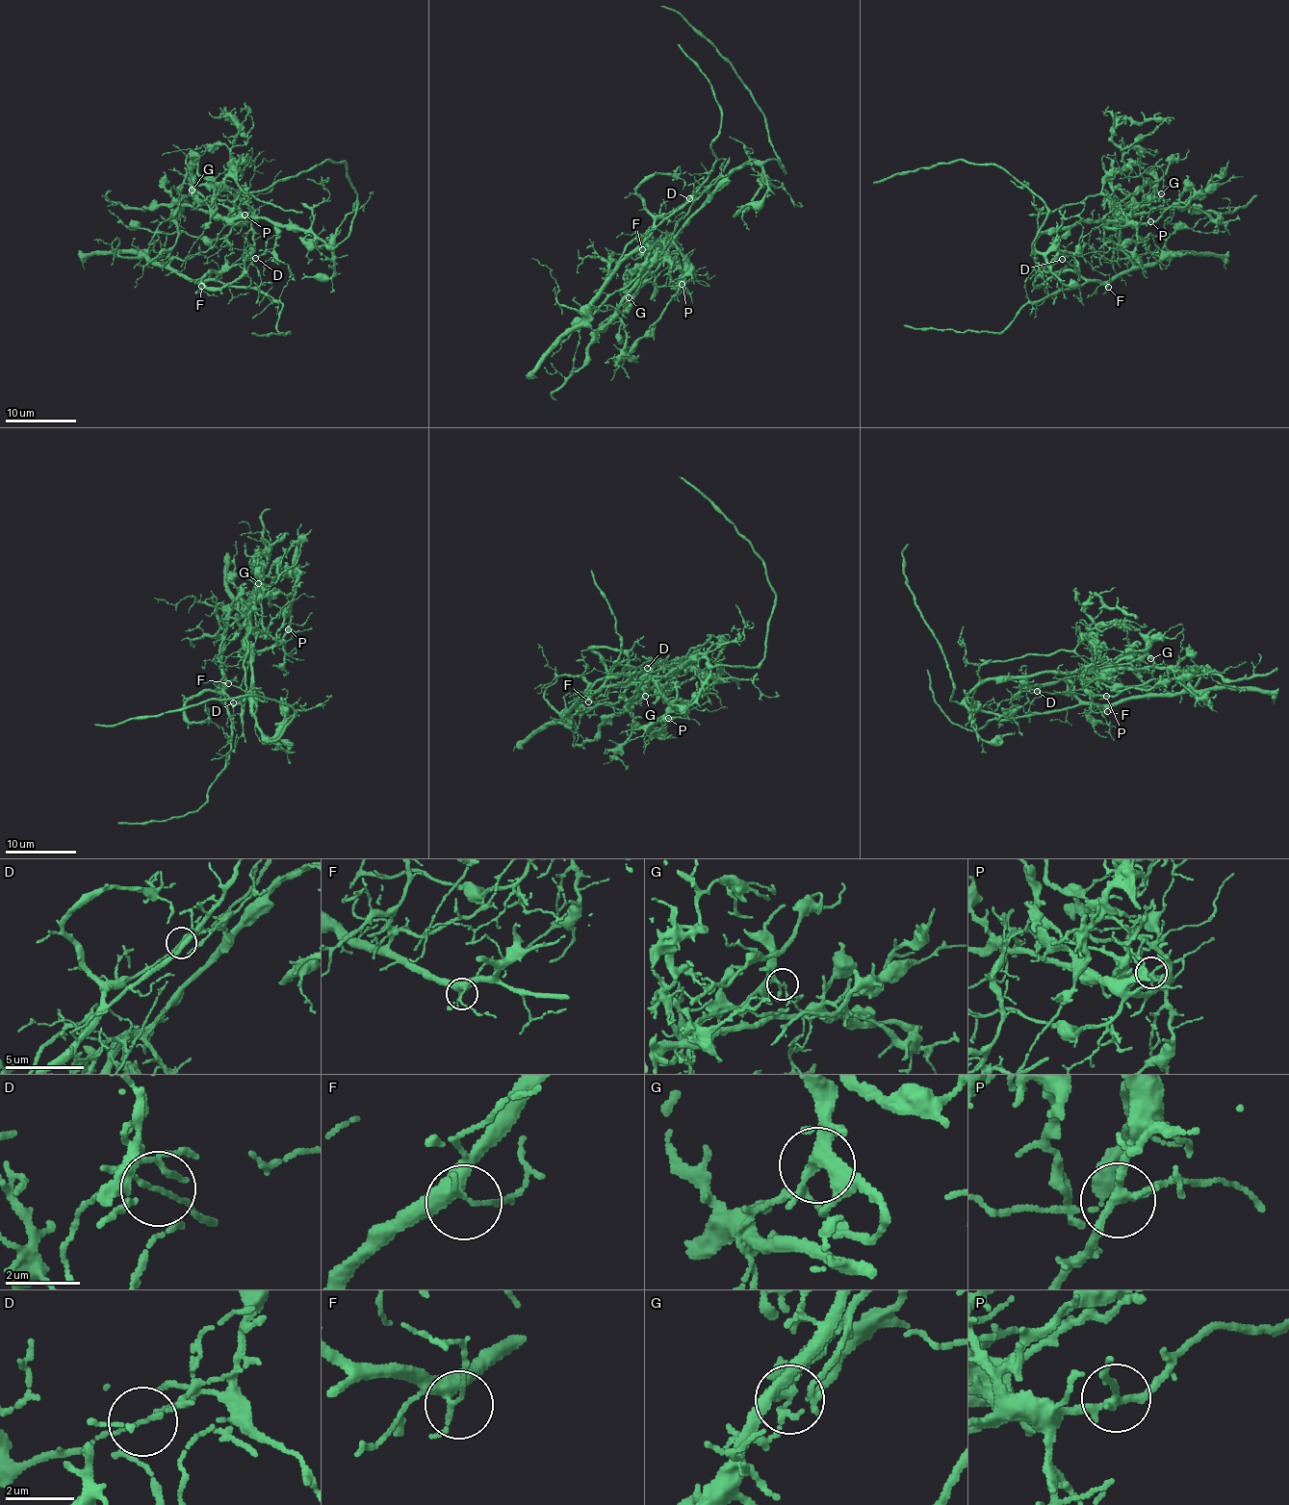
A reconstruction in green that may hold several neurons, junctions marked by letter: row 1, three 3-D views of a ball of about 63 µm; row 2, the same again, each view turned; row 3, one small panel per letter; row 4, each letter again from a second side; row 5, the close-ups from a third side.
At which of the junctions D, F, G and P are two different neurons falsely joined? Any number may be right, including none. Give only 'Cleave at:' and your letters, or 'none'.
Cleave at: D, G

